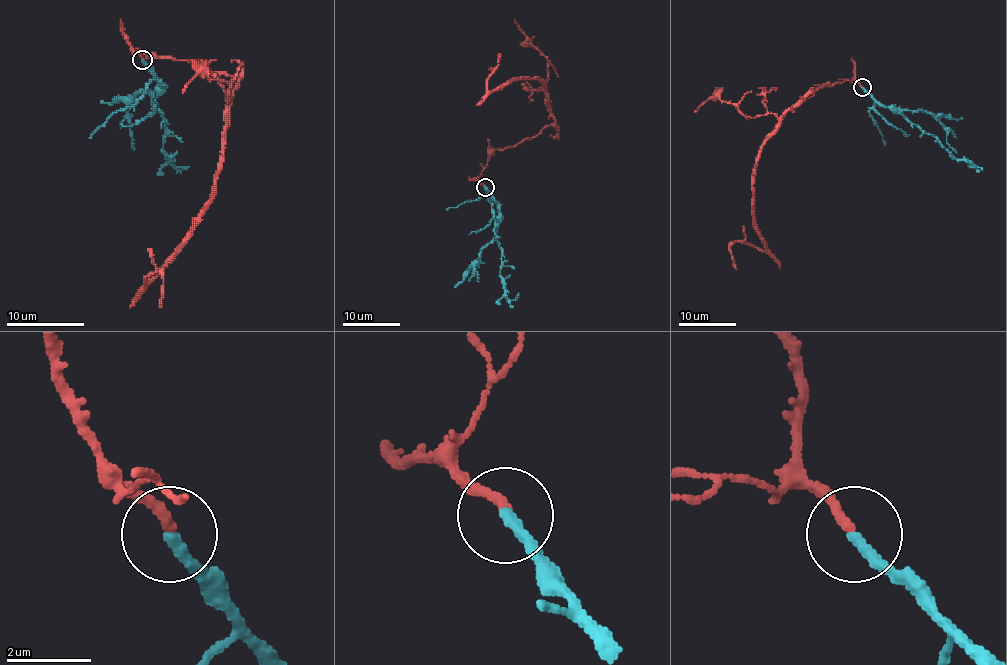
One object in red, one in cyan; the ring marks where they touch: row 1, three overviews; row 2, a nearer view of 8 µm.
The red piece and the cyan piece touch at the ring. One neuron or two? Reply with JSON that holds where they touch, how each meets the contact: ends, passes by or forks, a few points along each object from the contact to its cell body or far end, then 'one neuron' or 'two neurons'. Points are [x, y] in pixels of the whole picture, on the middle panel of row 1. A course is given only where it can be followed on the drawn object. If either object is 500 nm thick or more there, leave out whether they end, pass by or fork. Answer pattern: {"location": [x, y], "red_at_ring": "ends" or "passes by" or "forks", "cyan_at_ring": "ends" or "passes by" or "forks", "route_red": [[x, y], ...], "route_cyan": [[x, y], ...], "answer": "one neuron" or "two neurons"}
{"location": [485, 187], "red_at_ring": "ends", "cyan_at_ring": "ends", "route_red": [[484, 187], [479, 177], [490, 155], [531, 139], [554, 116], [537, 78], [489, 90], [497, 62]], "route_cyan": [[484, 187], [499, 207], [494, 229], [501, 252], [504, 294], [514, 300], [519, 293]], "answer": "one neuron"}

